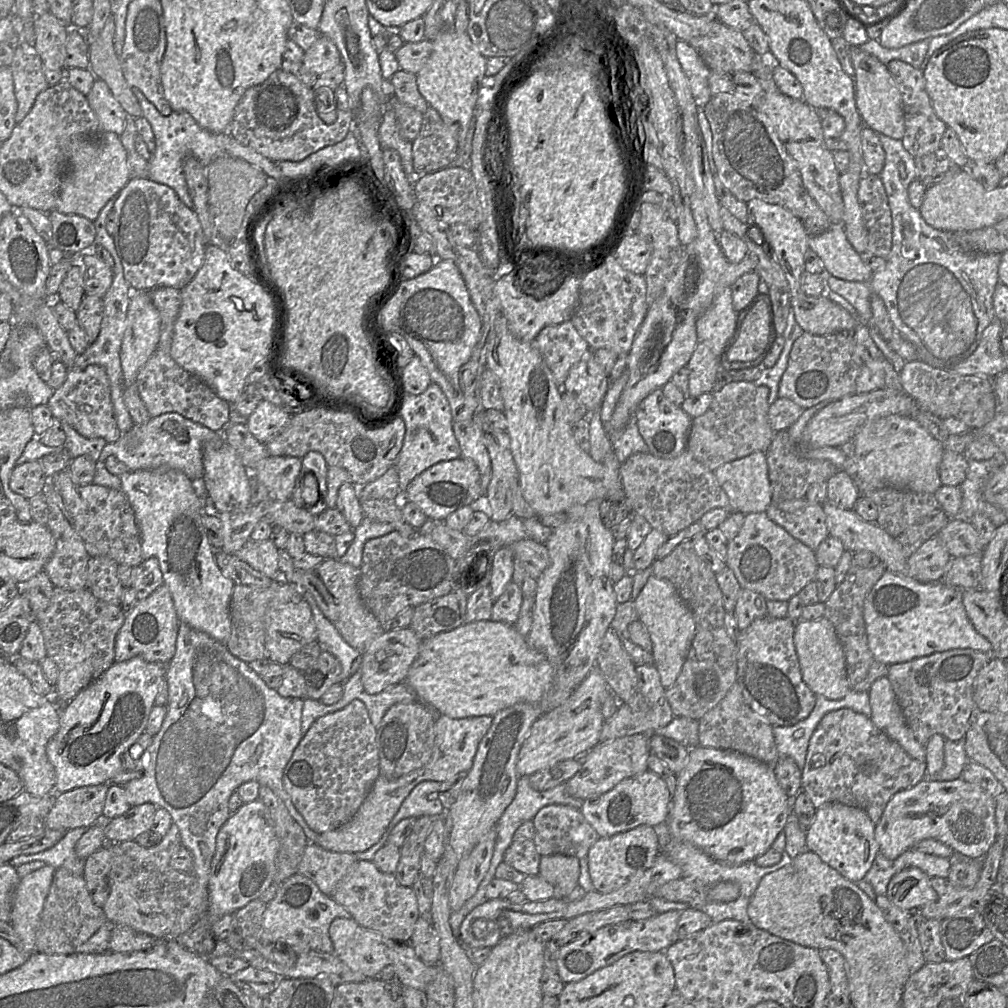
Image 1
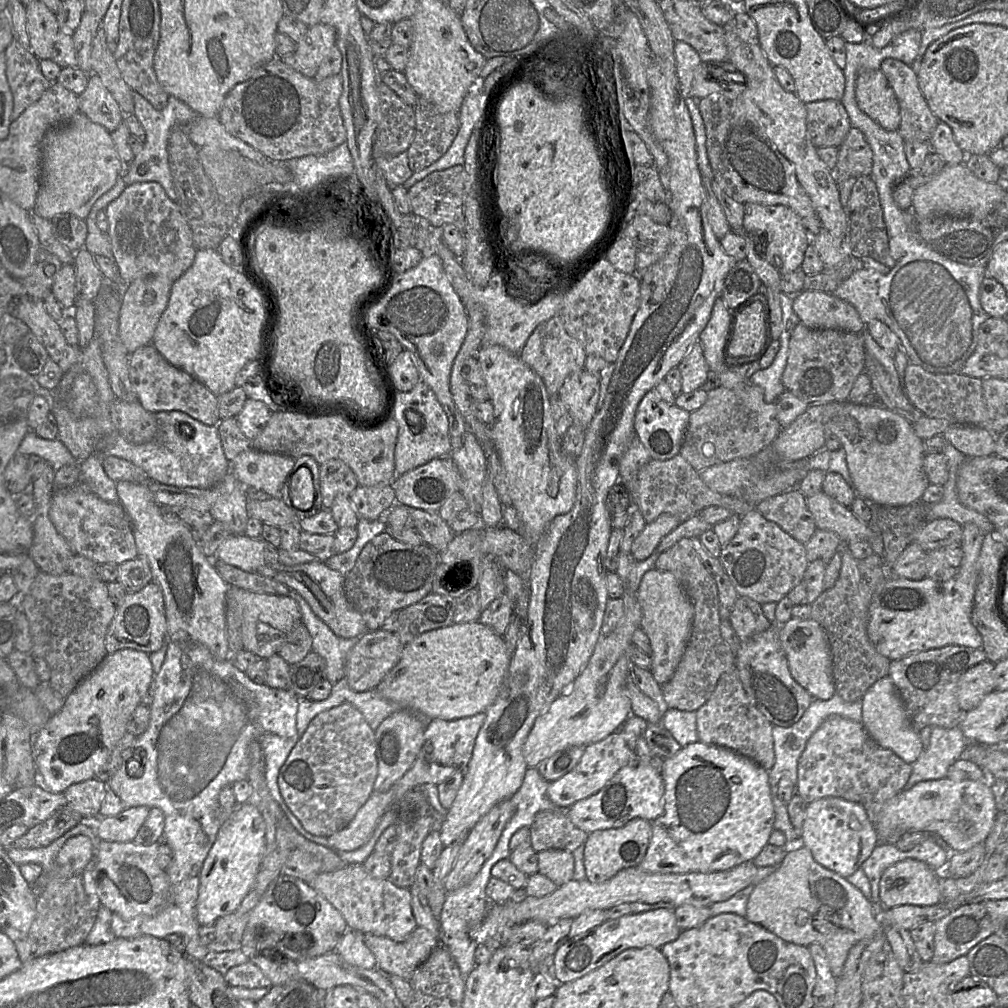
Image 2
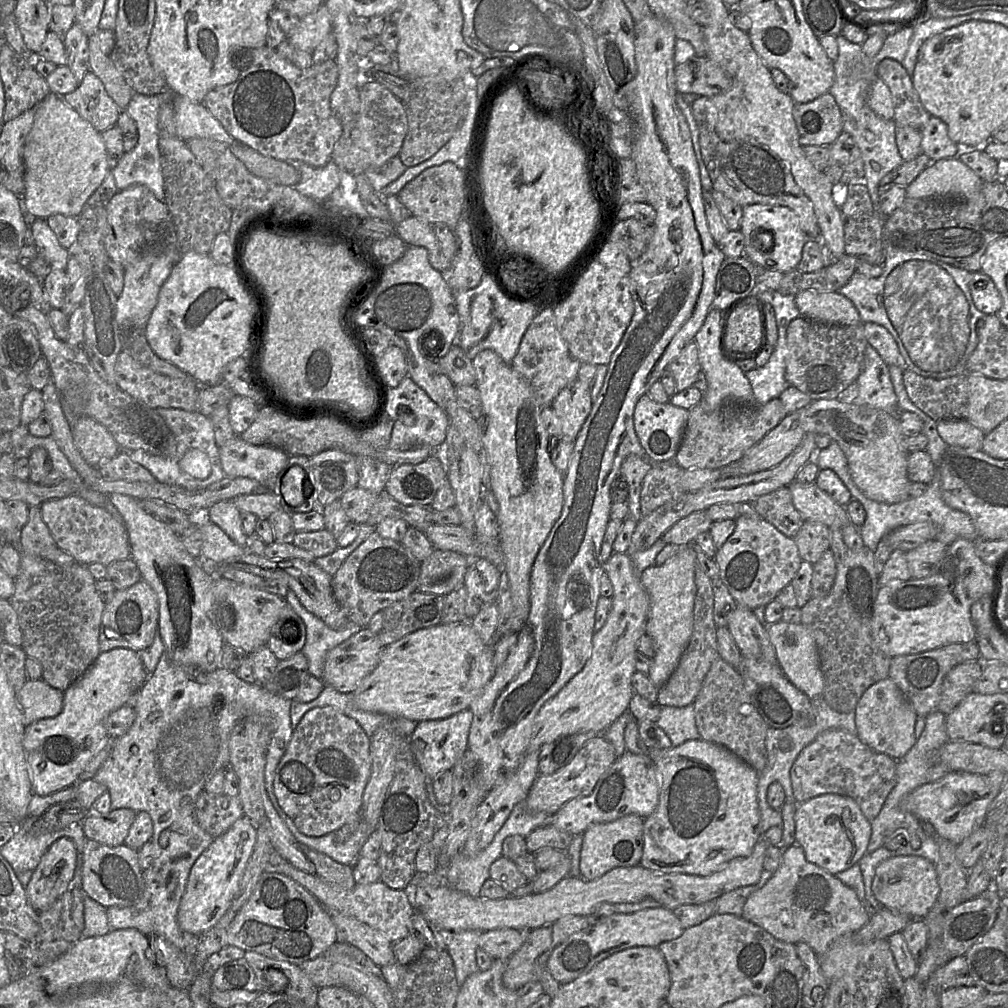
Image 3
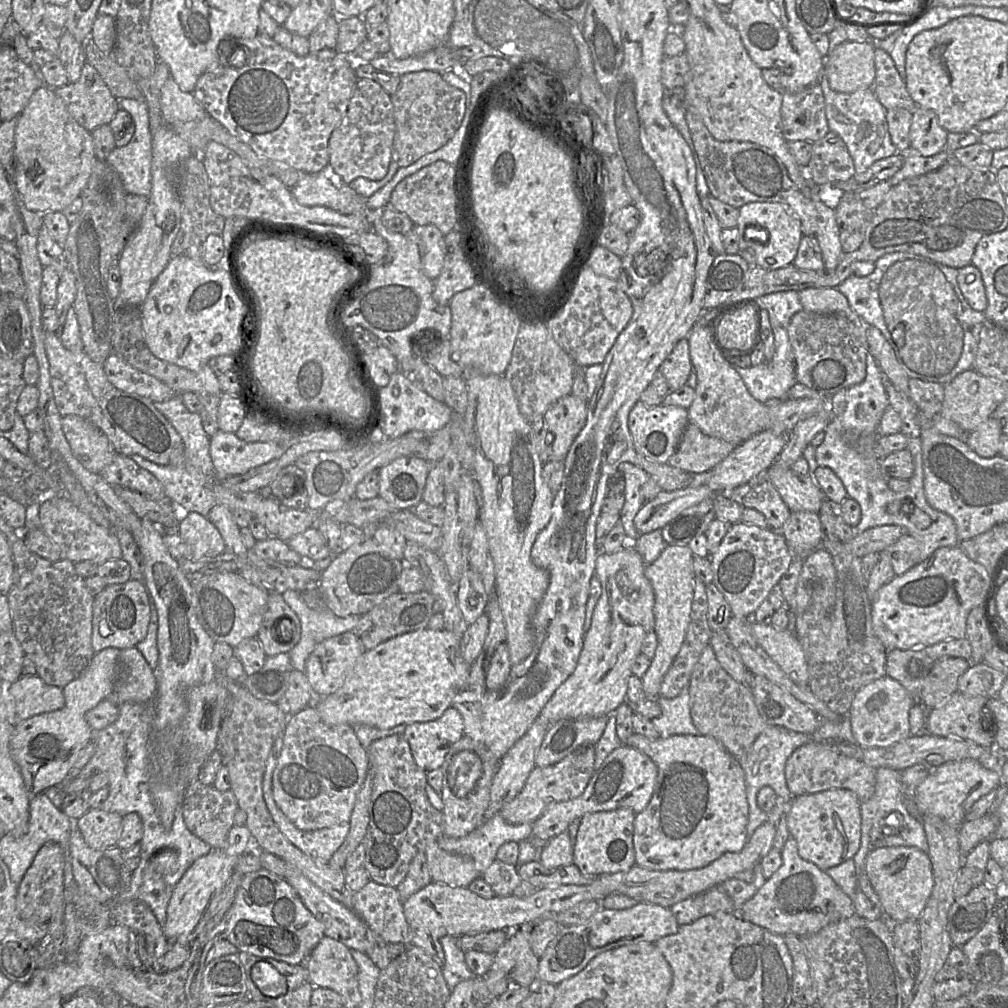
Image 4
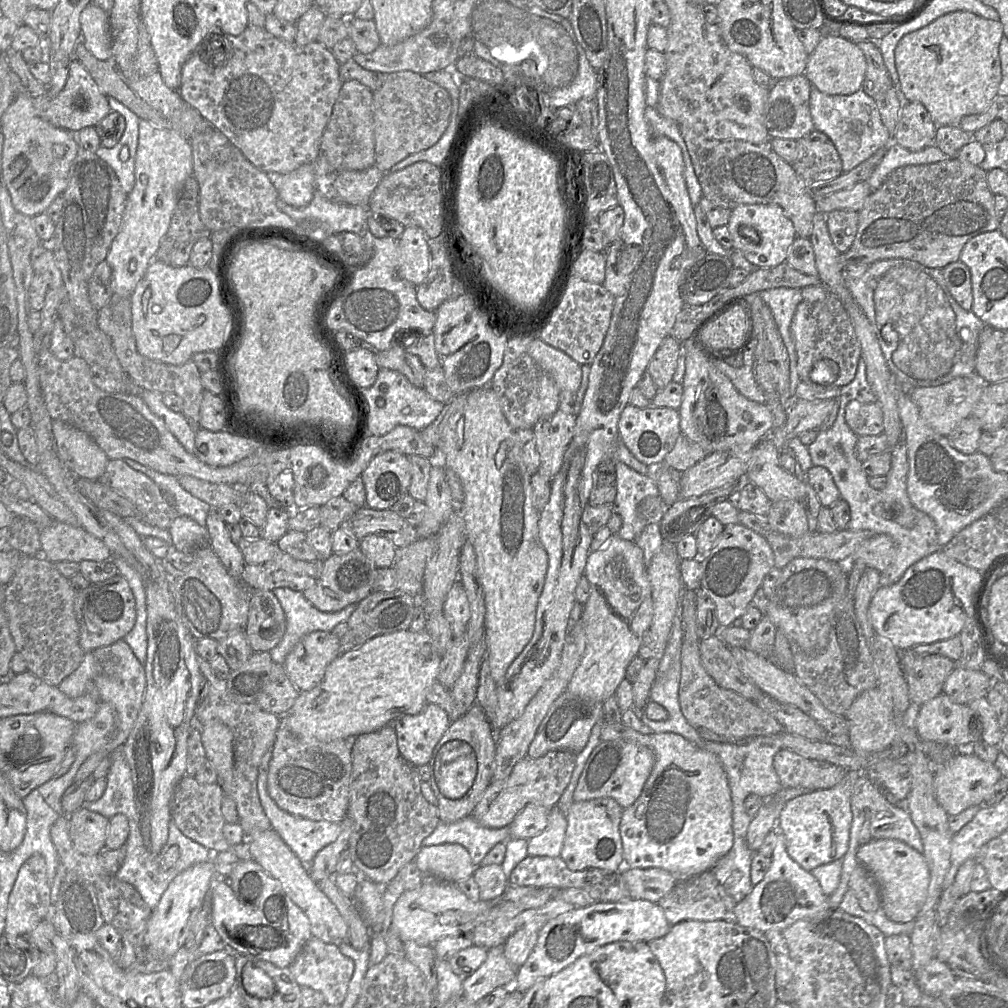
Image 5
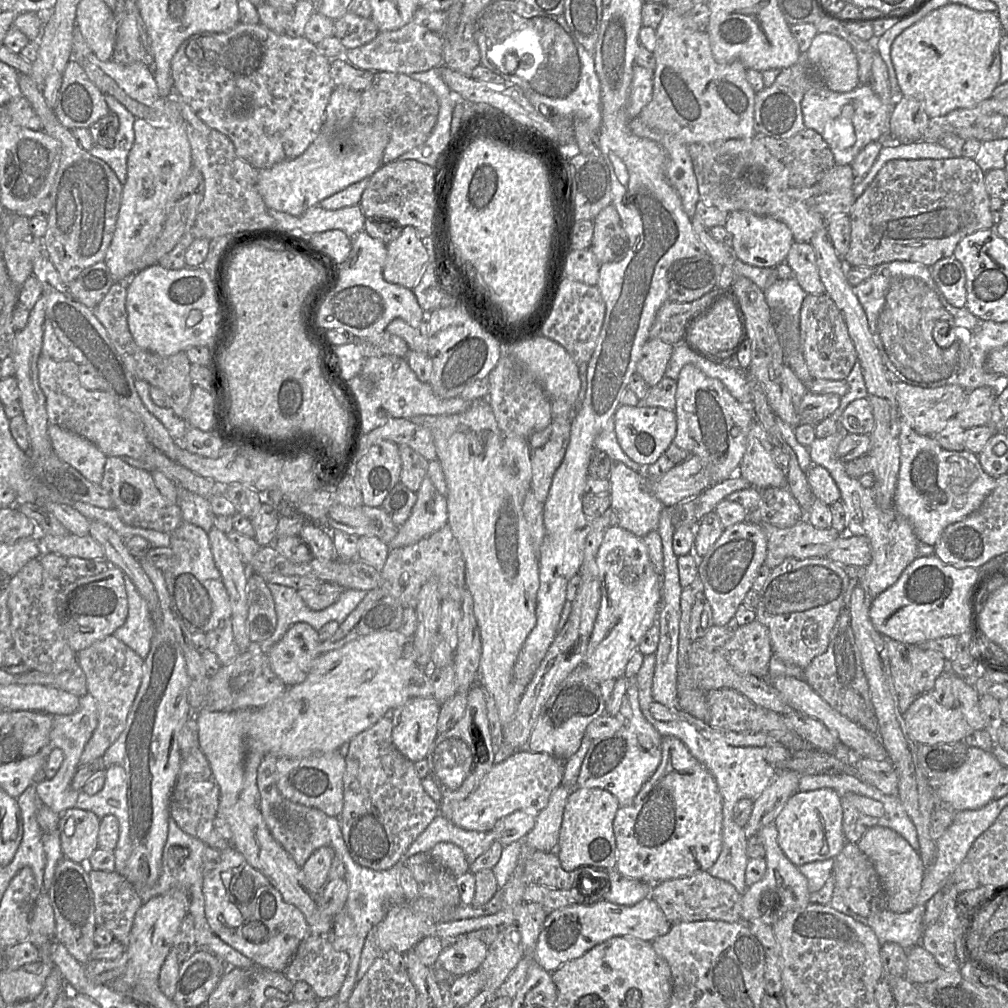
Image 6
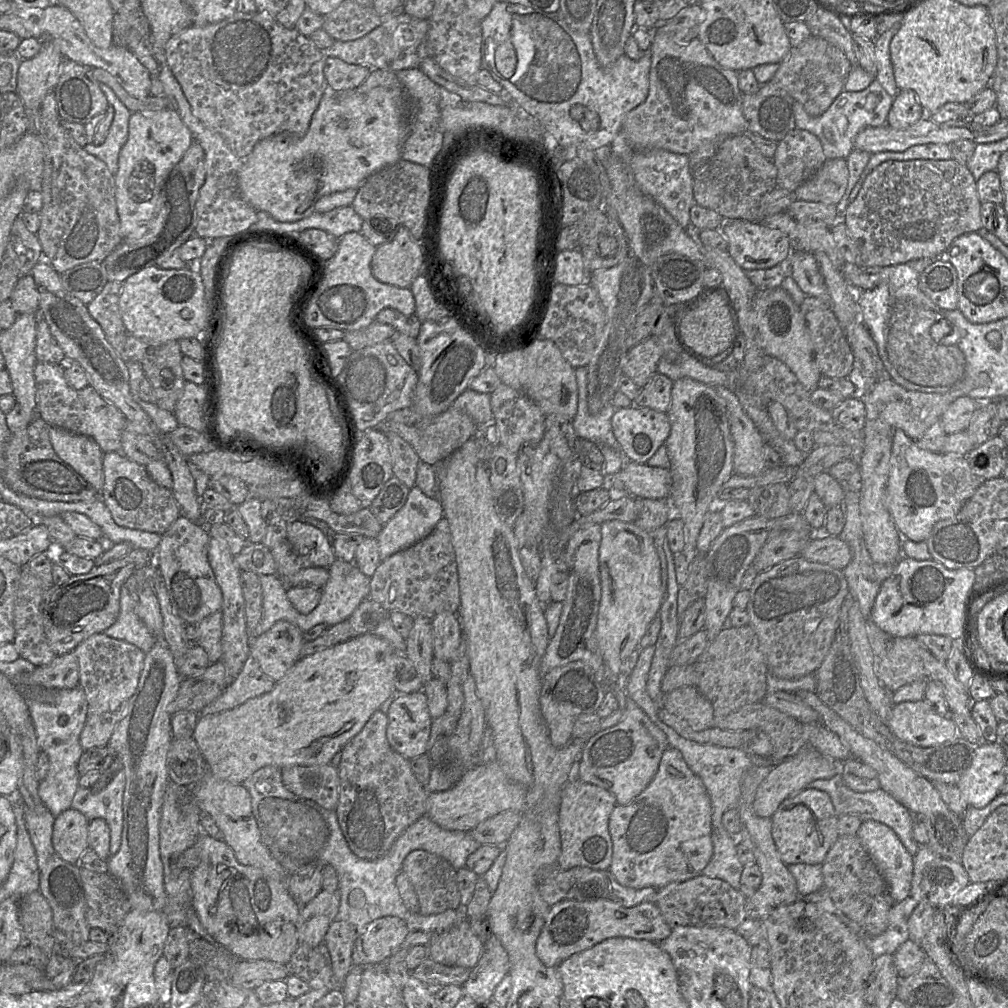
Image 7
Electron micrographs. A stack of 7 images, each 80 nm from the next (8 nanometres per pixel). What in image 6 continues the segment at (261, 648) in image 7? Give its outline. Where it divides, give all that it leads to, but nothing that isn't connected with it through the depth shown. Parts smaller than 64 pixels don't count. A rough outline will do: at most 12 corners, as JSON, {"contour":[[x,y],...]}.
{"contour":[[292,625],[266,654],[286,686],[320,655],[318,631]]}

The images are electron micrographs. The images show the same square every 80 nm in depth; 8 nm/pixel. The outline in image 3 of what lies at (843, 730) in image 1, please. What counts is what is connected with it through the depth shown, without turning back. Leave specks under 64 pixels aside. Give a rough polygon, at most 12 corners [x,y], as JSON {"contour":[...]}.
{"contour":[[825,730],[790,769],[798,803],[848,796],[871,821],[898,760]]}

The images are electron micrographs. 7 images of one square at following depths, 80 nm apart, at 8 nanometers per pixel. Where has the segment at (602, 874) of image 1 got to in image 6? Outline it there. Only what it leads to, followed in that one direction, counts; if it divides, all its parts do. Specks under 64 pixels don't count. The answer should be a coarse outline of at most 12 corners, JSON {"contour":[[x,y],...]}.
{"contour":[[571,790],[556,854],[565,871],[615,869],[620,805]]}

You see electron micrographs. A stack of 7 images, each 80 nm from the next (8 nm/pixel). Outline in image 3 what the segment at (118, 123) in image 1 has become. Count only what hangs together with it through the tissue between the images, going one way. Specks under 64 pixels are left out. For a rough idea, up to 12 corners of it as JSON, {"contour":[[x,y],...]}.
{"contour":[[89,70],[63,100],[99,133],[120,108]]}

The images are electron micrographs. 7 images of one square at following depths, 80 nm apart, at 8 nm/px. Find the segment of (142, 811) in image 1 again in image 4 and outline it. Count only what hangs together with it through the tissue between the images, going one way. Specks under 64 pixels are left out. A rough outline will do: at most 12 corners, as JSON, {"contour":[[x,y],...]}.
{"contour":[[89,809],[75,821],[93,849],[116,846],[123,815]]}

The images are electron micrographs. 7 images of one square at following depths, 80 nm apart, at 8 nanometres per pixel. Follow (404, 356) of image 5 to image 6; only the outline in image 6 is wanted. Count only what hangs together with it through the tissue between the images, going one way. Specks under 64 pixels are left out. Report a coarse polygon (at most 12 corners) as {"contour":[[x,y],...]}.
{"contour":[[386,330],[352,343],[364,358],[393,355],[405,359],[402,338]]}

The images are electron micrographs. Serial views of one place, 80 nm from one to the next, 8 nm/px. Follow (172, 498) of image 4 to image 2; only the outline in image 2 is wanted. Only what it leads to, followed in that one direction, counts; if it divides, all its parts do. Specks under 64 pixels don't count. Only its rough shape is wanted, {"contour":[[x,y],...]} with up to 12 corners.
{"contour":[[155,414],[156,437],[97,452],[149,479],[208,489],[230,472],[217,426]]}

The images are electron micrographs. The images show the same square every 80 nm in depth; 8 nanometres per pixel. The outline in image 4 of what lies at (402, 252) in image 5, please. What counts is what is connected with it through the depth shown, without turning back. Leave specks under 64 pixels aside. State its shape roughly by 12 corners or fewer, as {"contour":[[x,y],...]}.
{"contour":[[415,226],[424,245],[422,272],[435,280],[446,256],[445,235]]}

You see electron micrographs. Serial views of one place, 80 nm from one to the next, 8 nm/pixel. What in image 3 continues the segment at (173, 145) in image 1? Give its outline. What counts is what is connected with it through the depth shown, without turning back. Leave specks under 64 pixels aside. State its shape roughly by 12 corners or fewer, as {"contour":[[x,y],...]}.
{"contour":[[169,92],[135,93],[124,109],[138,140],[110,173],[119,191],[146,186],[164,201],[158,114]]}

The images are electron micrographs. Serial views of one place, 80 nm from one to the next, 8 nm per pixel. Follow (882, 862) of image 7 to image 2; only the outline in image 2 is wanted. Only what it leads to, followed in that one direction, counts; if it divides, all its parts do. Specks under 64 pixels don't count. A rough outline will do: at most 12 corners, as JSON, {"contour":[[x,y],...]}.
{"contour":[[916,859],[882,873],[885,908],[936,905],[938,874]]}

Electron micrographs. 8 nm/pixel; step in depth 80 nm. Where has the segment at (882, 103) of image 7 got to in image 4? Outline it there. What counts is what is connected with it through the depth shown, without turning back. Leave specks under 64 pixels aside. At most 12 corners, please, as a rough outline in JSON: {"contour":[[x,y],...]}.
{"contour":[[819,80],[830,132],[855,172],[897,154],[872,87],[833,91]]}

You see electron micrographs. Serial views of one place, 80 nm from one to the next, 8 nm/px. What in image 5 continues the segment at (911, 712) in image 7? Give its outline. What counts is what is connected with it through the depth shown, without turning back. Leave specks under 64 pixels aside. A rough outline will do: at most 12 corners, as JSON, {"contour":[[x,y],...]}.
{"contour":[[942,693],[920,706],[924,741],[965,747],[983,725]]}

